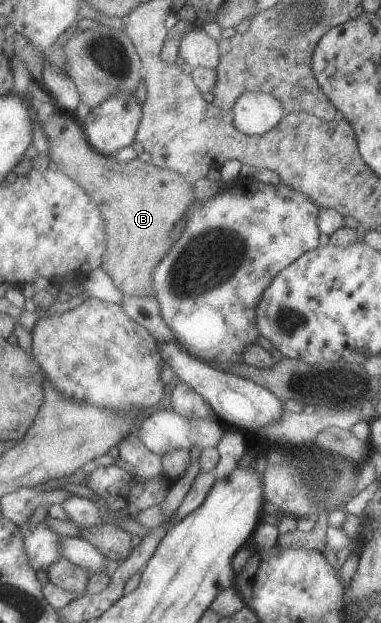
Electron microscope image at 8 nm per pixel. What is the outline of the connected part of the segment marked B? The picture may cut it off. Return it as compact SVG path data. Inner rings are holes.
M53 114L43 119L46 135L50 138L52 147L49 152L52 161L58 169L75 179L89 194L92 194L101 207L107 212L109 230L109 250L103 261L103 268L109 272L116 287L127 295L155 296L153 270L165 258L165 252L171 250L173 240L171 232L175 224L184 218L185 211L197 199L194 185L177 171L161 168L153 162L144 162L139 158L130 161L117 161L112 155L104 155L90 142L83 123L79 124L69 114Z

